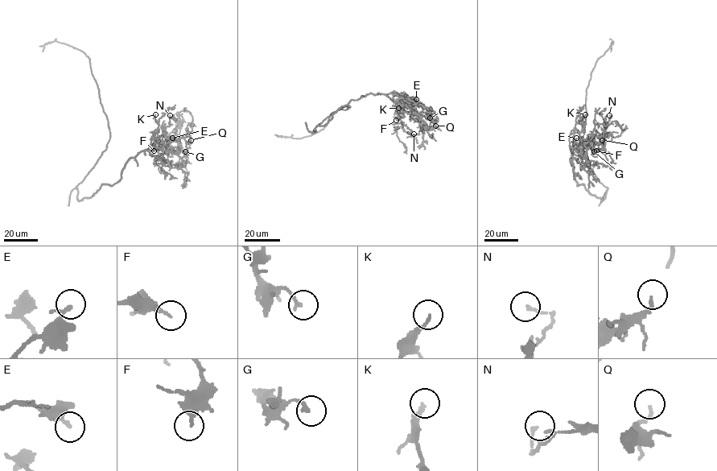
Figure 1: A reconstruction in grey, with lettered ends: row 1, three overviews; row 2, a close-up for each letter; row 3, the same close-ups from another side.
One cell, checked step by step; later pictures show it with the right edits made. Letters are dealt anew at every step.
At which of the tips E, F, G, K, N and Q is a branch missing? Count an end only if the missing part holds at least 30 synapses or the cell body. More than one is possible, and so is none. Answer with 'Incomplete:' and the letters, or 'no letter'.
Incomplete: K

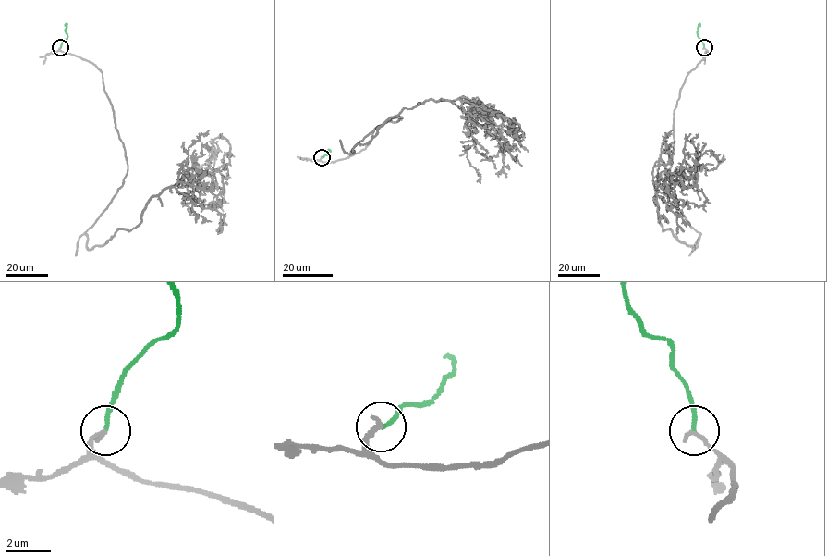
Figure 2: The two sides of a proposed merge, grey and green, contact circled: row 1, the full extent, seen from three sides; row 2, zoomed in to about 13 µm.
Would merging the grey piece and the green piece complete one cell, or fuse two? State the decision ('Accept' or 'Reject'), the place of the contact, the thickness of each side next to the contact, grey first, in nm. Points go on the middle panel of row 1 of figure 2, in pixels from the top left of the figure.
Accept. Place: (322, 157). Thickness 240 nm (grey) against 170 nm

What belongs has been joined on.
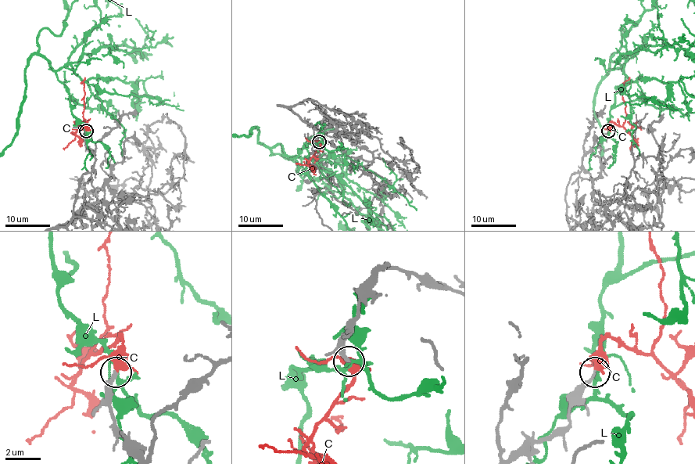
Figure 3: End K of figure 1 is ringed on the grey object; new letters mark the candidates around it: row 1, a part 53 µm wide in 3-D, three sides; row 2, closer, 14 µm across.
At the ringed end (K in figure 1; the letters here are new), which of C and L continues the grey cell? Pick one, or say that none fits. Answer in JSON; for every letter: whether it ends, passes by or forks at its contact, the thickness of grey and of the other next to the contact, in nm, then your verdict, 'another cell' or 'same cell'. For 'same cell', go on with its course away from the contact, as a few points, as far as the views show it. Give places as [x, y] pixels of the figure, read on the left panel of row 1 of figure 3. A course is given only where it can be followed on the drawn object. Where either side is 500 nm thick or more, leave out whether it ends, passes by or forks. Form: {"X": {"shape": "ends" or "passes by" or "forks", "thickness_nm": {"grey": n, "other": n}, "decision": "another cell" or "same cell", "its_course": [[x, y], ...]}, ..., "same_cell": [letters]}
{"C": {"shape": "forks", "thickness_nm": {"grey": 200, "other": 280}, "decision": "same cell", "its_course": [[86, 131], [87, 123], [80, 125], [84, 119], [85, 77]]}, "L": {"shape": "forks", "thickness_nm": {"grey": 240, "other": 150}, "decision": "another cell"}, "same_cell": ["C"]}

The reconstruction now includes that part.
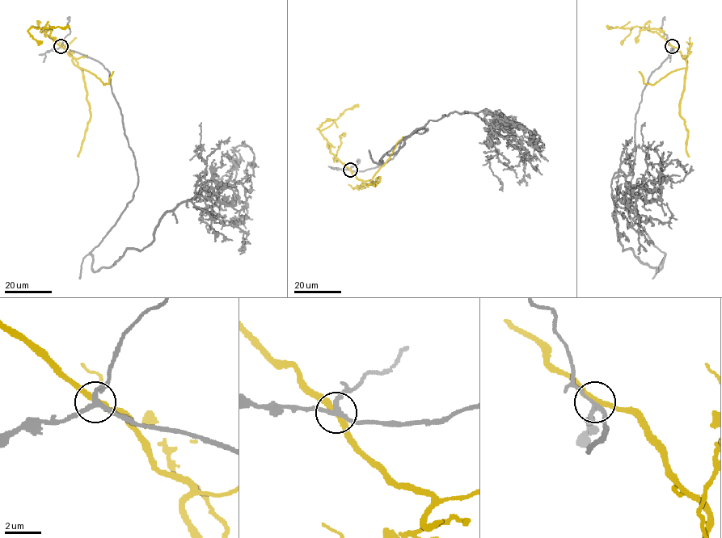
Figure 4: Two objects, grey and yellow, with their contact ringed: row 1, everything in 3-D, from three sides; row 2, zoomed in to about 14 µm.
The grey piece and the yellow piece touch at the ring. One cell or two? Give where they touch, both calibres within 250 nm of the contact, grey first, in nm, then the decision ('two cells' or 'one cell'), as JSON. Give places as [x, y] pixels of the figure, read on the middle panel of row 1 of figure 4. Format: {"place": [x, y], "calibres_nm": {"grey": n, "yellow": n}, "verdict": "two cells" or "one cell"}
{"place": [350, 170], "calibres_nm": {"grey": 200, "yellow": 320}, "verdict": "two cells"}

